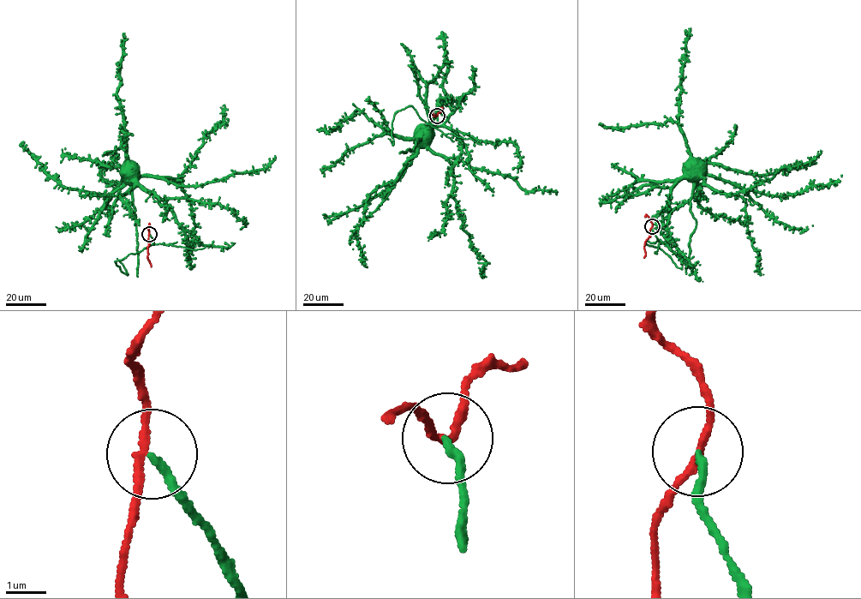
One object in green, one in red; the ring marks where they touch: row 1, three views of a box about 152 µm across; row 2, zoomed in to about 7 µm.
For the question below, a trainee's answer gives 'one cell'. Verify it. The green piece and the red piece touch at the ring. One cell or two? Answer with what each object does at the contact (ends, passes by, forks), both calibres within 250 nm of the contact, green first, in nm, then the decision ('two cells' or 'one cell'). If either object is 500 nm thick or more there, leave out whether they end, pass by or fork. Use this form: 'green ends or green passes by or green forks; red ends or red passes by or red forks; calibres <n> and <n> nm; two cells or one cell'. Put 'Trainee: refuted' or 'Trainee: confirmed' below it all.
green ends; red passes by; calibres 190 and 170 nm; two cells
Trainee: refuted

